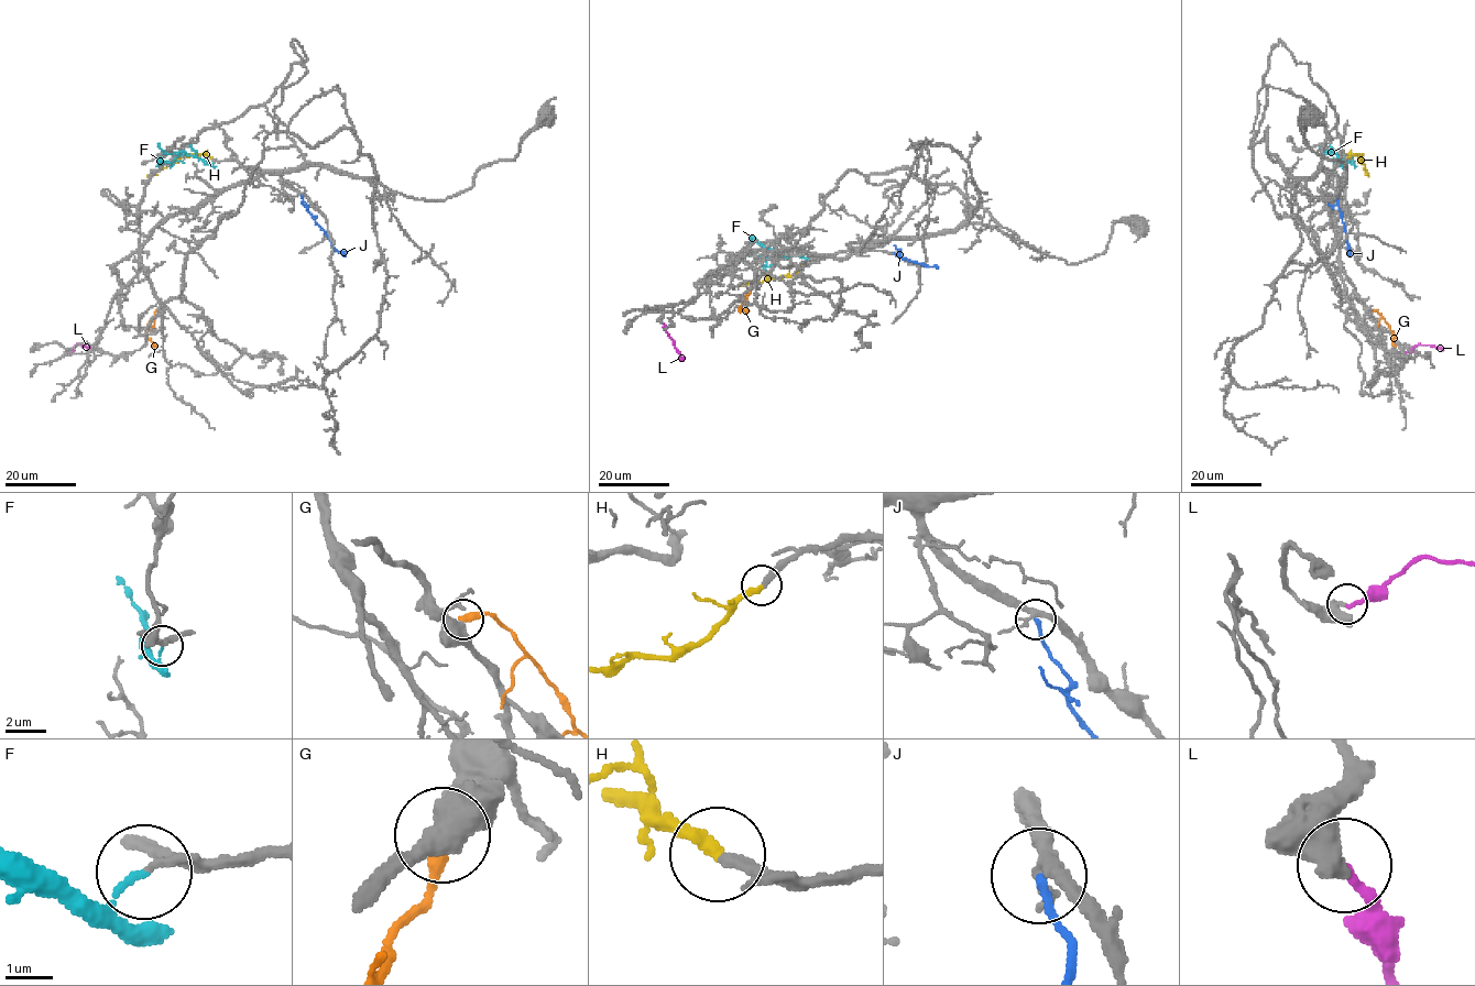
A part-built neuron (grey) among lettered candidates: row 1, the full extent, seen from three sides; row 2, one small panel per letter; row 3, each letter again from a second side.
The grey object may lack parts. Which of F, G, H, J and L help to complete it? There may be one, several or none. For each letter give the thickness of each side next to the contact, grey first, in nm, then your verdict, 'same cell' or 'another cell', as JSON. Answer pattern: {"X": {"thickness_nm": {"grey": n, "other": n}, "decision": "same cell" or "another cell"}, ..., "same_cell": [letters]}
{"F": {"thickness_nm": {"grey": 150, "other": 110}, "decision": "another cell"}, "G": {"thickness_nm": {"grey": 460, "other": 360}, "decision": "another cell"}, "H": {"thickness_nm": {"grey": 280, "other": 280}, "decision": "same cell"}, "J": {"thickness_nm": {"grey": 280, "other": 160}, "decision": "another cell"}, "L": {"thickness_nm": {"grey": 380, "other": 190}, "decision": "another cell"}, "same_cell": ["H"]}

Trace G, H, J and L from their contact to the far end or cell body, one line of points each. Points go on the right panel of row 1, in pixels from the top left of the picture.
G: (1370, 310), (1376, 309), (1392, 331), (1394, 346)
H: (1346, 160), (1359, 154), (1368, 176)
J: (1335, 194), (1350, 255)
L: (1406, 352), (1418, 344), (1442, 348)

